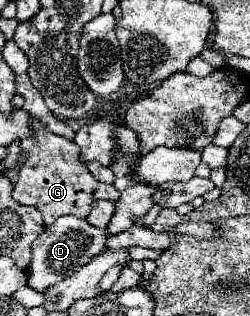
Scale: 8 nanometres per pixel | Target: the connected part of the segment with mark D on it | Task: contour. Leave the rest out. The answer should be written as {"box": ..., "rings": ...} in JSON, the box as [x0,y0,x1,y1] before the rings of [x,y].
{"box":[28,216,106,292],"rings":[[[62,216],[52,226],[44,228],[44,232],[32,242],[32,260],[28,266],[28,286],[36,292],[44,292],[46,288],[58,284],[60,280],[78,272],[84,264],[88,264],[94,256],[106,250],[102,242],[106,242],[106,230],[96,230],[86,220]]]}

